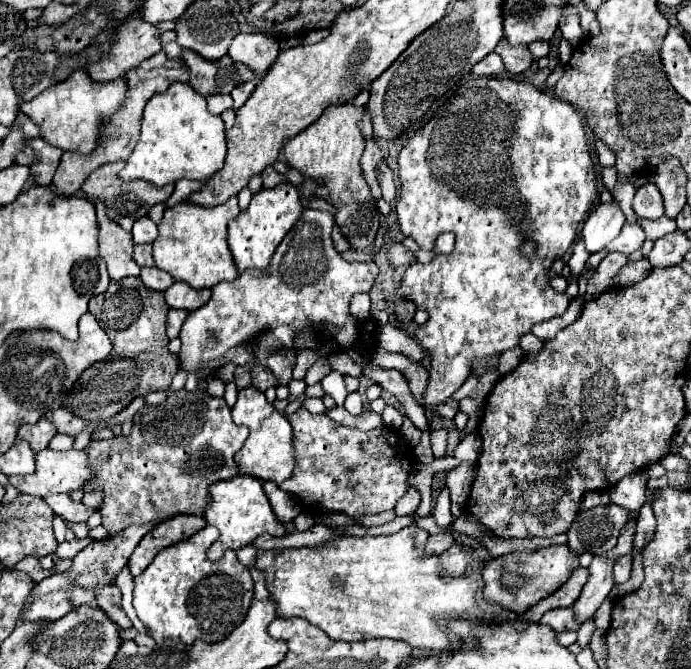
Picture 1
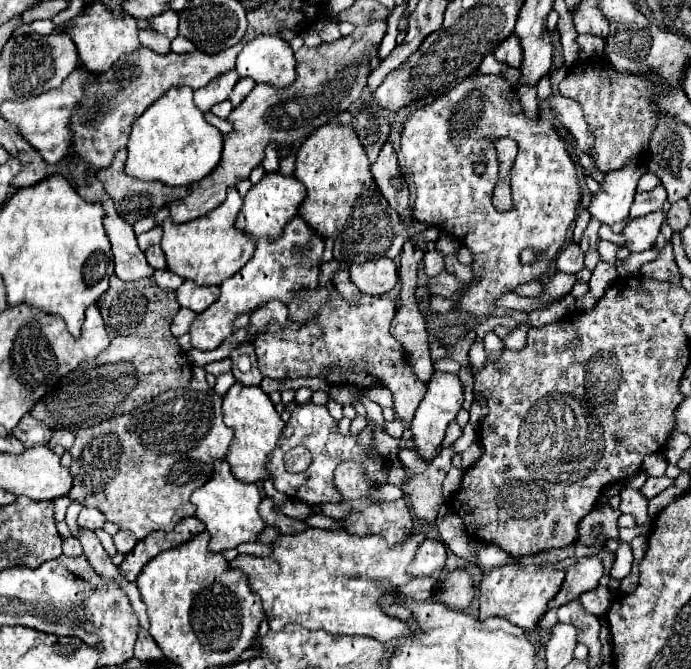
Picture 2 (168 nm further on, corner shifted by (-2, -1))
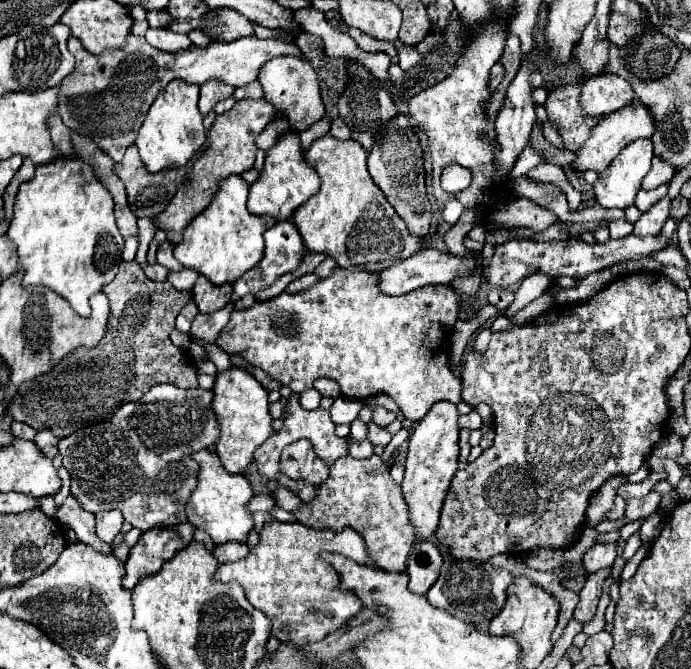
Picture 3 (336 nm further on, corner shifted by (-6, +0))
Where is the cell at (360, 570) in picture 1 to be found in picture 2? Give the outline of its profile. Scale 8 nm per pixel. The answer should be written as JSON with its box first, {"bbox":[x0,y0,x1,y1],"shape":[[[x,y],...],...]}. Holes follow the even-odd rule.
{"bbox":[231,528,427,642],"shape":[[[309,528],[297,536],[279,536],[273,544],[273,552],[267,558],[257,556],[237,556],[231,560],[233,568],[241,568],[251,584],[251,590],[257,592],[263,600],[263,610],[269,618],[269,626],[273,630],[281,630],[289,622],[297,622],[309,630],[325,630],[337,636],[371,636],[379,642],[393,642],[409,636],[413,630],[407,622],[387,616],[379,606],[379,598],[383,596],[381,582],[389,582],[391,586],[403,586],[411,580],[407,574],[407,564],[415,558],[417,546],[427,538],[425,532],[413,532],[405,538],[405,542],[397,546],[387,546],[383,536],[355,536],[347,530],[321,530]]]}

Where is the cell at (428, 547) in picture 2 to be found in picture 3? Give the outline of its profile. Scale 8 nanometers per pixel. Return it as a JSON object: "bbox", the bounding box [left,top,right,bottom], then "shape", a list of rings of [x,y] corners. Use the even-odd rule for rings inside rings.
{"bbox":[407,541,443,595],"shape":[[[423,541],[417,547],[413,547],[407,561],[409,591],[417,595],[425,595],[429,587],[437,581],[441,563],[443,563],[441,551],[431,541]]]}

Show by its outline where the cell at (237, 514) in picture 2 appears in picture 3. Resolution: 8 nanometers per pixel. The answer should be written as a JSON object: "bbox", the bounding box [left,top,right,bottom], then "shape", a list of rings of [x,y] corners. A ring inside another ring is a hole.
{"bbox":[187,451,253,545],"shape":[[[197,451],[191,455],[193,461],[199,463],[199,477],[197,477],[197,487],[191,493],[191,499],[187,503],[187,519],[195,529],[201,529],[209,533],[215,545],[219,543],[229,543],[229,541],[239,541],[245,543],[249,531],[253,529],[253,517],[247,513],[245,505],[253,497],[253,487],[247,481],[245,475],[231,475],[223,469],[219,463],[219,457],[213,451]]]}

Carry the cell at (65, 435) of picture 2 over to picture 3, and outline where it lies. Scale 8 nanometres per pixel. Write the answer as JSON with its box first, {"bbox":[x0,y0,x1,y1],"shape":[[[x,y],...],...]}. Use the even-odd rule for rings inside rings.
{"bbox":[33,431,57,459],"shape":[[[37,431],[33,443],[43,451],[43,455],[47,455],[49,459],[53,459],[57,455],[57,437],[51,435],[51,431]]]}

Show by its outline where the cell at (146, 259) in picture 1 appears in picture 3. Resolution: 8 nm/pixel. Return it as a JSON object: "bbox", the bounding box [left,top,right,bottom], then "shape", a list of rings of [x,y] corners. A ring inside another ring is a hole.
{"bbox":[157,241,183,271],"shape":[[[163,241],[163,243],[159,245],[157,261],[159,261],[159,265],[167,267],[169,271],[179,271],[179,269],[183,269],[183,265],[173,257],[173,243],[171,243],[171,241]]]}

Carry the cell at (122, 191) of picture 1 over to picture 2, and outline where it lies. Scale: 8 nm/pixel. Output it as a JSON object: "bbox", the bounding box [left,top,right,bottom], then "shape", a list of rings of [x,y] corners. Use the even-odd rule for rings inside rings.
{"bbox":[97,150,179,224],"shape":[[[121,150],[121,152],[117,152],[117,156],[111,162],[109,168],[105,168],[103,172],[97,172],[97,180],[103,184],[105,192],[113,198],[115,208],[117,208],[117,214],[125,222],[135,224],[137,220],[155,214],[161,206],[165,206],[165,204],[169,204],[169,202],[173,202],[173,200],[179,198],[179,190],[177,188],[167,188],[165,184],[159,184],[159,182],[145,182],[145,180],[137,180],[137,178],[127,176],[123,172],[125,160],[127,160],[127,150]]]}

